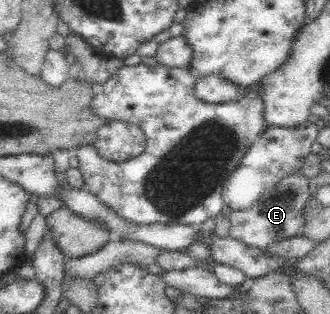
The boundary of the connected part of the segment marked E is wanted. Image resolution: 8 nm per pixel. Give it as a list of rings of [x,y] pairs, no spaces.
[[[302,173],[288,174],[278,181],[271,194],[258,197],[256,202],[246,210],[233,210],[229,217],[231,226],[229,235],[251,247],[265,250],[284,238],[302,235],[304,226],[304,208],[310,202],[310,180]]]

